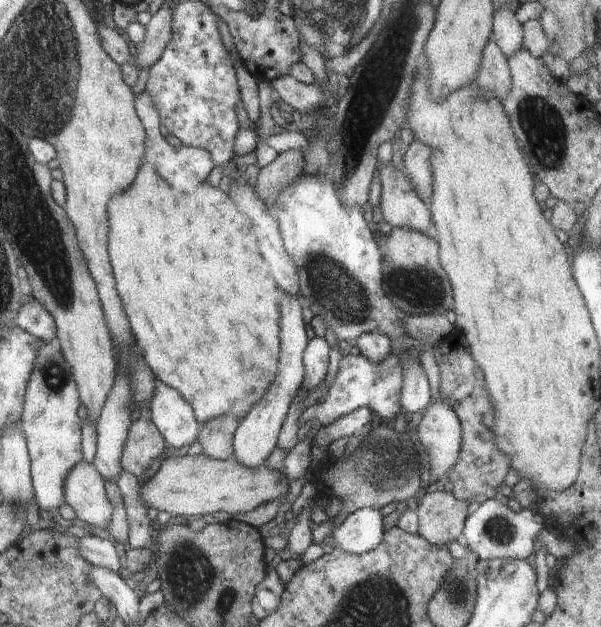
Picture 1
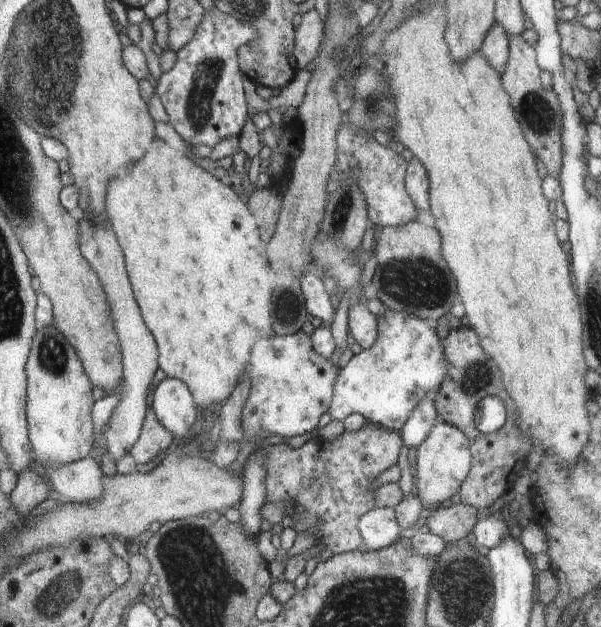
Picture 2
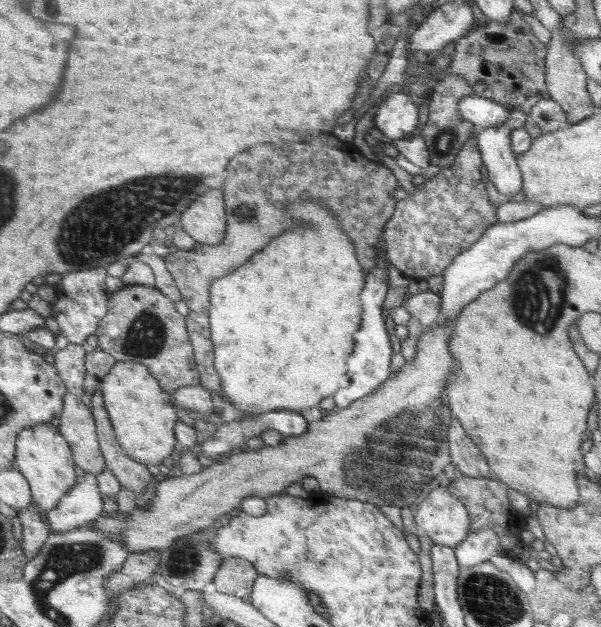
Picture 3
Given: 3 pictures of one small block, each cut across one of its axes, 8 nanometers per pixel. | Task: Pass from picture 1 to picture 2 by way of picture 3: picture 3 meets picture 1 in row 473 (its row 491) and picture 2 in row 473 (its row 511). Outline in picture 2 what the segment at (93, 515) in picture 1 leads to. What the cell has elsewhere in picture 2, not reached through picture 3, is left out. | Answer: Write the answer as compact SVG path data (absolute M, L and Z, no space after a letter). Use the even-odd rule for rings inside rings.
M92 457L70 464L58 464L48 477L55 494L70 502L94 504L105 496L105 474Z

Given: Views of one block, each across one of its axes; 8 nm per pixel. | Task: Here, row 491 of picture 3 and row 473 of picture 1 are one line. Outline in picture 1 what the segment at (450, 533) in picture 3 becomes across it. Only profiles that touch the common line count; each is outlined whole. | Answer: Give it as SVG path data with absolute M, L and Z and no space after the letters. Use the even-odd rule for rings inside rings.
M440 396L416 419L417 438L430 458L434 480L448 476L456 466L462 450L462 430L456 413Z

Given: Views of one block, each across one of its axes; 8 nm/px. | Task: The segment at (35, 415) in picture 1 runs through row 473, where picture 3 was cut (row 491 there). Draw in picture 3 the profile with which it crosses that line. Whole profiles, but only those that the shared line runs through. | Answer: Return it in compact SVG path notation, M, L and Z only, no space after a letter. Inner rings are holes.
M44 422L21 433L21 438L17 442L16 467L24 472L26 478L29 478L36 505L42 509L47 511L57 509L60 502L80 482L81 476L78 475L76 465L73 447L62 435L60 427L56 430L50 422Z

